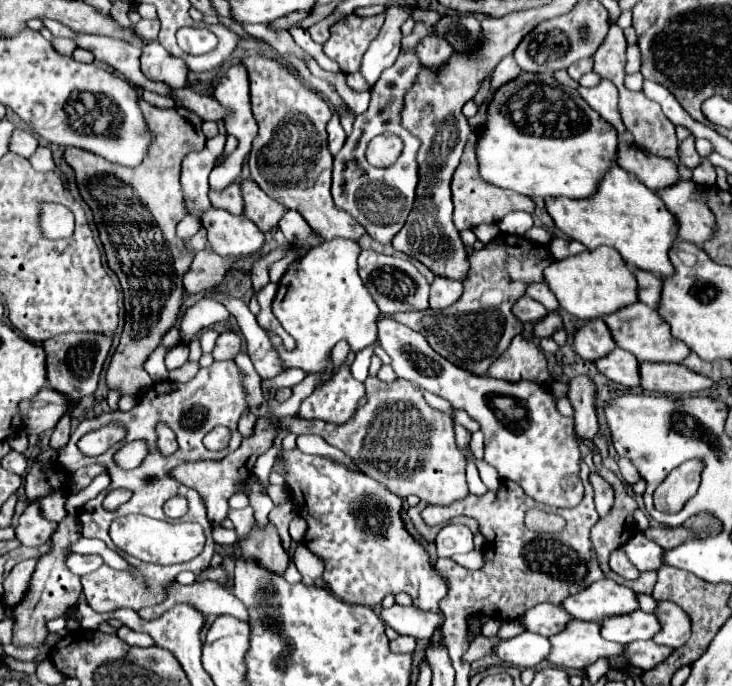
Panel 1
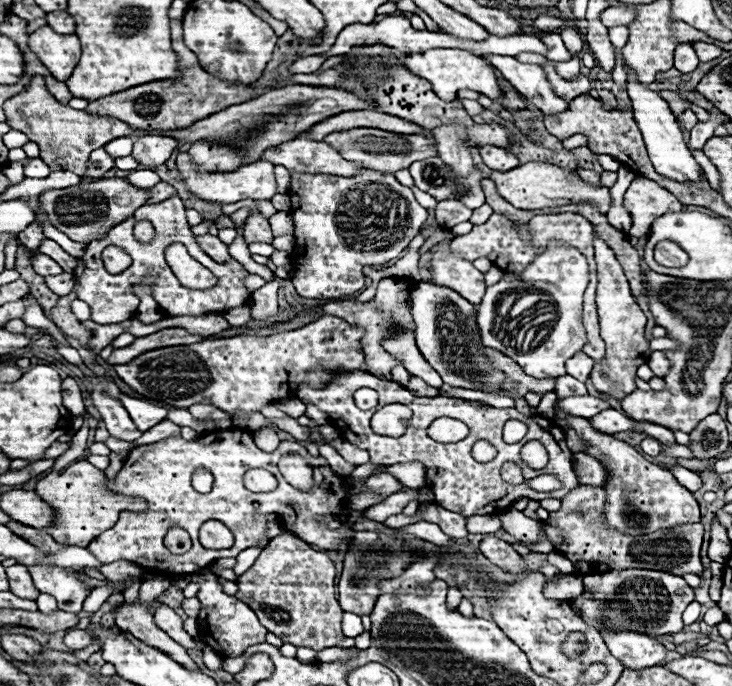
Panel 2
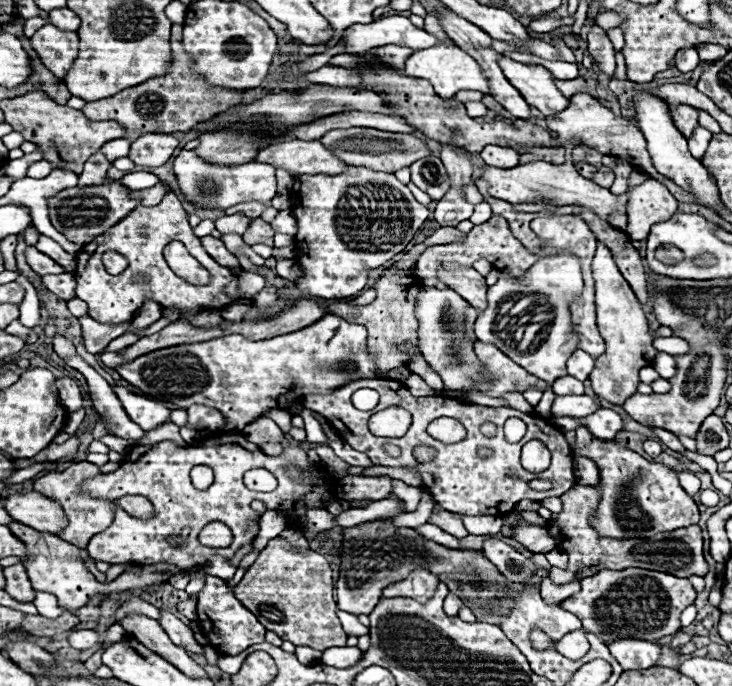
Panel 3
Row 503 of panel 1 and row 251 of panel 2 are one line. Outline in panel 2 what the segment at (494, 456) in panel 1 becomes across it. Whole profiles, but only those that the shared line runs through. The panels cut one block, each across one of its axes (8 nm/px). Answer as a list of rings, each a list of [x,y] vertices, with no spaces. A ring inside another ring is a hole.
[[[550,240],[548,246],[536,254],[536,258],[516,276],[516,274],[504,274],[502,280],[494,286],[486,288],[486,294],[478,306],[478,328],[482,334],[482,340],[488,348],[494,348],[498,352],[502,352],[504,356],[510,356],[516,364],[522,366],[522,370],[528,376],[534,378],[558,378],[562,374],[566,374],[564,370],[564,362],[568,358],[572,358],[576,352],[582,352],[586,340],[586,330],[582,324],[582,296],[584,290],[588,286],[588,262],[586,258],[580,254],[578,248],[562,244],[558,240]],[[506,288],[538,288],[540,292],[550,292],[550,296],[554,296],[554,304],[558,308],[558,320],[554,320],[554,342],[540,342],[536,346],[532,346],[528,352],[516,350],[514,342],[502,342],[504,332],[502,330],[494,330],[496,322],[494,322],[494,304],[500,304],[502,296],[508,294]]]

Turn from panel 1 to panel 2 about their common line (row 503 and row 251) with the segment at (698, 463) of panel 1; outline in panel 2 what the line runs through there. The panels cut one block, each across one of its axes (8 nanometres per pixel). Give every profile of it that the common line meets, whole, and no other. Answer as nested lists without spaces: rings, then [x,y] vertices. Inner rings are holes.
[[[662,240],[656,244],[654,248],[654,258],[658,264],[662,266],[672,266],[672,268],[682,268],[684,264],[688,264],[688,254],[672,240]]]

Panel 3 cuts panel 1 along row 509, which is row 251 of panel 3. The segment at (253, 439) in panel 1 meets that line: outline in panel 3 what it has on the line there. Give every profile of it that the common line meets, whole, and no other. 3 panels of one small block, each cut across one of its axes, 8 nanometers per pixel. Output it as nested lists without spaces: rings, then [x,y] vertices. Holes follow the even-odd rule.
[[[204,236],[204,238],[200,238],[200,242],[202,242],[204,250],[206,250],[218,264],[222,264],[222,266],[238,266],[238,260],[226,250],[226,246],[224,246],[218,238],[214,238],[214,236]]]

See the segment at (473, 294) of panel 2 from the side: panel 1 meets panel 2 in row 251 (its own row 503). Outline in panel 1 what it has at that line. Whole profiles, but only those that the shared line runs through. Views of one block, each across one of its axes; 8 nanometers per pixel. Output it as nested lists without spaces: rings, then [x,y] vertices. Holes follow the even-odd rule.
[[[368,376],[364,386],[366,386],[368,402],[356,412],[356,416],[354,416],[354,420],[350,420],[350,424],[326,426],[328,430],[322,430],[320,420],[300,420],[298,416],[284,416],[280,420],[280,426],[292,434],[322,436],[330,446],[334,446],[334,448],[342,450],[346,456],[350,456],[362,472],[378,478],[384,484],[390,484],[388,488],[398,492],[398,496],[402,496],[402,498],[416,494],[420,500],[426,500],[428,504],[446,506],[454,500],[460,500],[462,496],[468,496],[466,460],[454,444],[452,420],[446,414],[432,410],[426,404],[422,392],[406,380],[396,380],[396,382],[388,384],[374,376]],[[404,402],[412,402],[412,406],[408,406]],[[360,446],[362,446],[362,452],[360,452],[360,460],[358,460],[356,452],[360,450]],[[426,448],[428,448],[428,452],[426,452]],[[424,456],[428,456],[428,462],[424,460]]]

